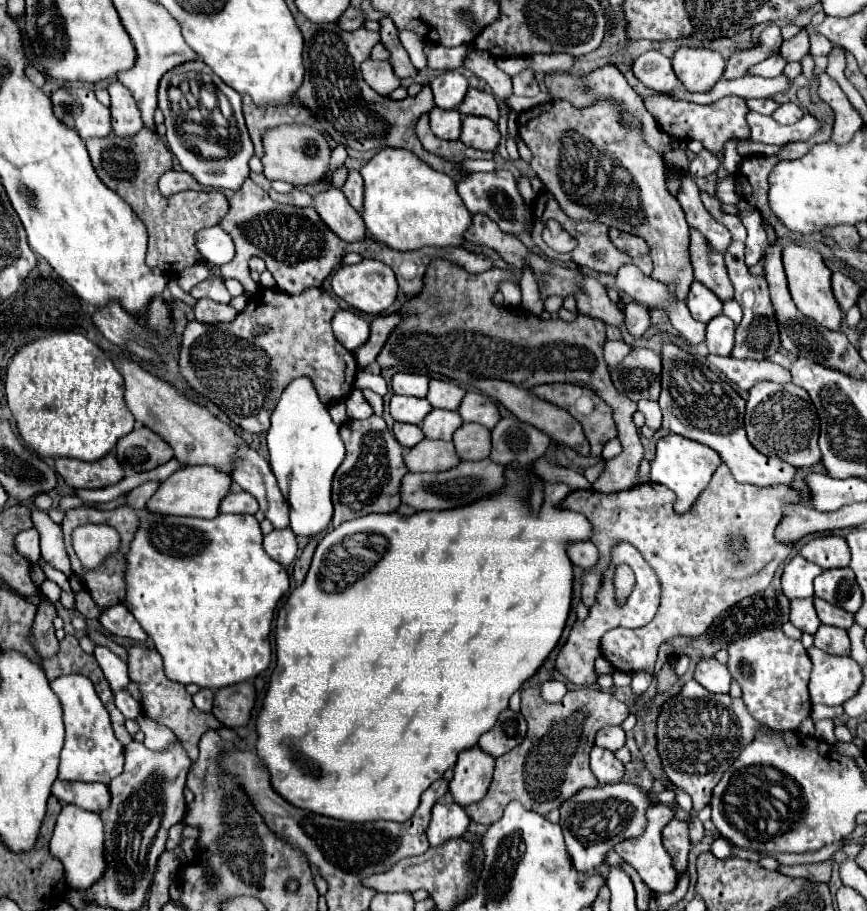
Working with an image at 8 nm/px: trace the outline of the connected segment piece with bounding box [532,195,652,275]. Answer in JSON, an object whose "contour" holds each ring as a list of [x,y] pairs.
{"contour":[[[548,195],[548,203],[544,203],[544,205],[536,203],[536,207],[534,207],[534,231],[532,231],[532,239],[534,239],[534,243],[538,245],[538,249],[540,249],[548,259],[566,261],[562,255],[550,251],[550,247],[546,247],[546,243],[542,241],[542,229],[544,229],[544,225],[546,225],[548,219],[556,219],[556,221],[558,221],[558,223],[560,223],[572,237],[576,237],[578,247],[574,249],[574,253],[570,253],[570,257],[572,257],[572,261],[574,261],[578,267],[594,269],[594,271],[598,271],[598,273],[610,273],[610,275],[616,275],[616,271],[618,271],[622,265],[632,263],[632,265],[638,265],[638,267],[642,269],[644,275],[650,275],[650,273],[652,273],[652,261],[650,261],[650,255],[644,255],[644,257],[636,257],[636,259],[634,259],[634,257],[626,255],[626,253],[618,251],[618,249],[612,245],[612,241],[608,239],[608,227],[606,227],[604,223],[590,223],[590,221],[574,221],[574,219],[570,219],[570,217],[558,207],[558,201],[554,199],[554,195]]]}

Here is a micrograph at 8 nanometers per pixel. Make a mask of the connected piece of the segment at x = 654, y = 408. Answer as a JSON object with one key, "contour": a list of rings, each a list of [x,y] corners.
{"contour":[[[642,399],[642,401],[638,401],[638,411],[642,411],[646,415],[646,427],[650,427],[654,431],[660,429],[660,425],[662,425],[662,411],[660,411],[658,403]]]}

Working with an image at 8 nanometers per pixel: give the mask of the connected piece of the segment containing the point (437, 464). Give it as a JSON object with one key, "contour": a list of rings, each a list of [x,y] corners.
{"contour":[[[424,439],[404,453],[404,463],[410,471],[448,471],[460,463],[452,443]]]}

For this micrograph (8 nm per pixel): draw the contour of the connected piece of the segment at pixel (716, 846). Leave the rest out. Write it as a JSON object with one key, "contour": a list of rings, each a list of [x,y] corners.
{"contour":[[[716,839],[714,843],[712,843],[712,847],[710,847],[710,853],[714,855],[714,857],[718,857],[718,859],[726,859],[726,857],[730,857],[730,851],[732,851],[732,845],[726,841],[726,839]]]}

